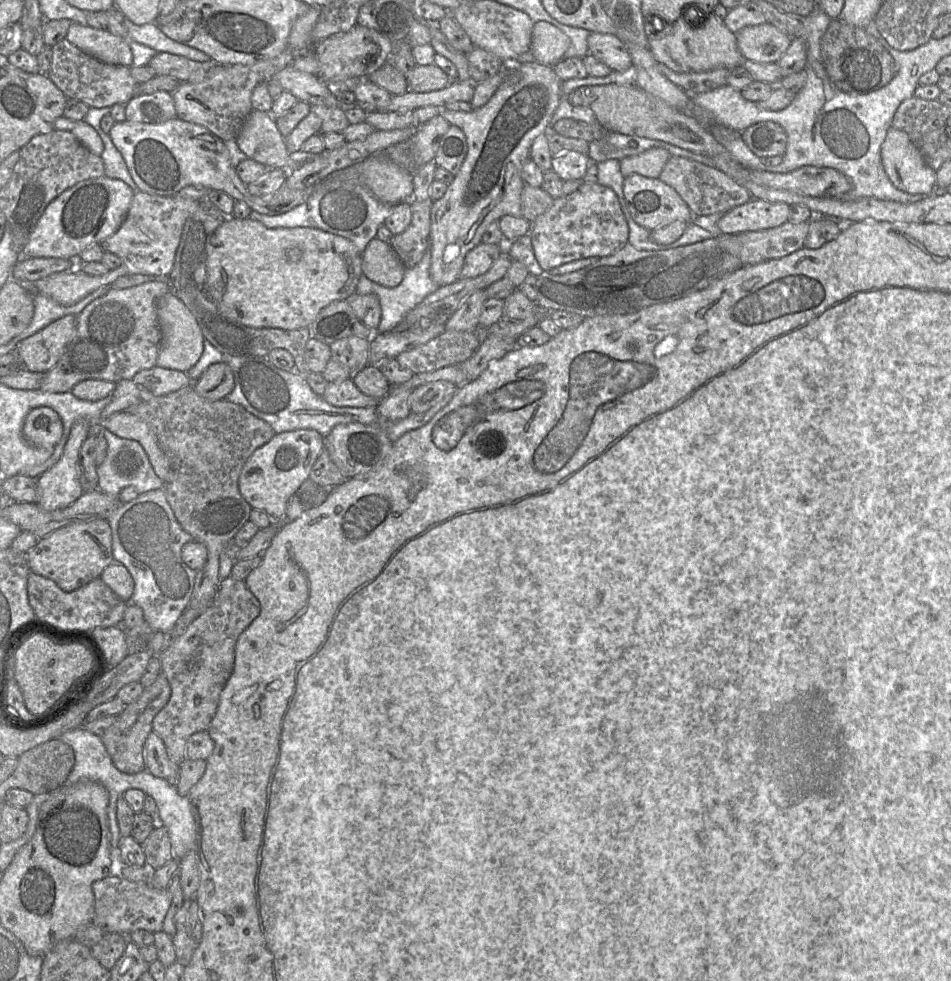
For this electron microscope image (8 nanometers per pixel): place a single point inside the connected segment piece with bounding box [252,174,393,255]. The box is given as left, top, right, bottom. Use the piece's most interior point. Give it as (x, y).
(346, 208)

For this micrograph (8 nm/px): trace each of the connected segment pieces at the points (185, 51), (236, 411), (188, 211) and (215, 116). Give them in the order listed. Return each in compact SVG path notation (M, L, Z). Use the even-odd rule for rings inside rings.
M125 17L125 24L128 29L127 38L130 41L147 45L157 52L177 54L198 62L210 60L210 57L201 50L177 42L166 36L156 22L137 25Z
M192 384L129 407L126 411L149 425L158 444L169 456L171 480L164 483L166 499L183 530L207 549L207 560L196 573L187 606L206 609L221 581L220 554L249 520L252 510L239 492L241 470L251 454L276 433L267 422L238 404L201 397Z
M135 191L128 214L119 229L100 245L104 252L117 255L128 274L168 277L170 274L183 226L200 203L184 197L161 197Z
M288 40L288 47L274 58L259 61L254 64L216 64L203 80L191 83L182 82L176 90L172 92L177 113L176 117L183 121L204 126L223 141L236 139L247 117L253 111L251 96L255 87L261 83L268 83L274 74L290 66L298 57L299 56L295 56L289 48Z

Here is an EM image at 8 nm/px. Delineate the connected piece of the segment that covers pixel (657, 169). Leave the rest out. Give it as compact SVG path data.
M651 148L640 154L626 157L620 161L620 171L624 177L638 174L648 178L659 179L668 160L669 151L663 148Z

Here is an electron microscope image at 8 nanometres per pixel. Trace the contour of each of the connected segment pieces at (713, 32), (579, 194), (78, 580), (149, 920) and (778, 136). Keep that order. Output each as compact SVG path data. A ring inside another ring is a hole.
M688 11L673 21L672 32L659 39L648 39L648 49L653 55L654 59L675 72L705 72L716 68L733 69L741 66L743 63L743 55L739 50L736 33L730 31L725 25L723 19L718 18L713 12L693 13Z
M581 182L579 188L553 200L529 231L535 257L544 272L588 257L613 254L628 243L629 227L616 193L597 182Z
M106 519L70 523L38 539L37 544L26 554L31 572L52 580L65 592L72 592L99 578L103 570L114 562L111 527Z
M112 873L92 884L95 896L92 922L107 933L130 935L137 930L163 931L165 916L172 903L168 889L157 889L147 881L132 882Z
M772 121L755 123L741 132L747 147L759 158L783 156L787 148L787 134Z

